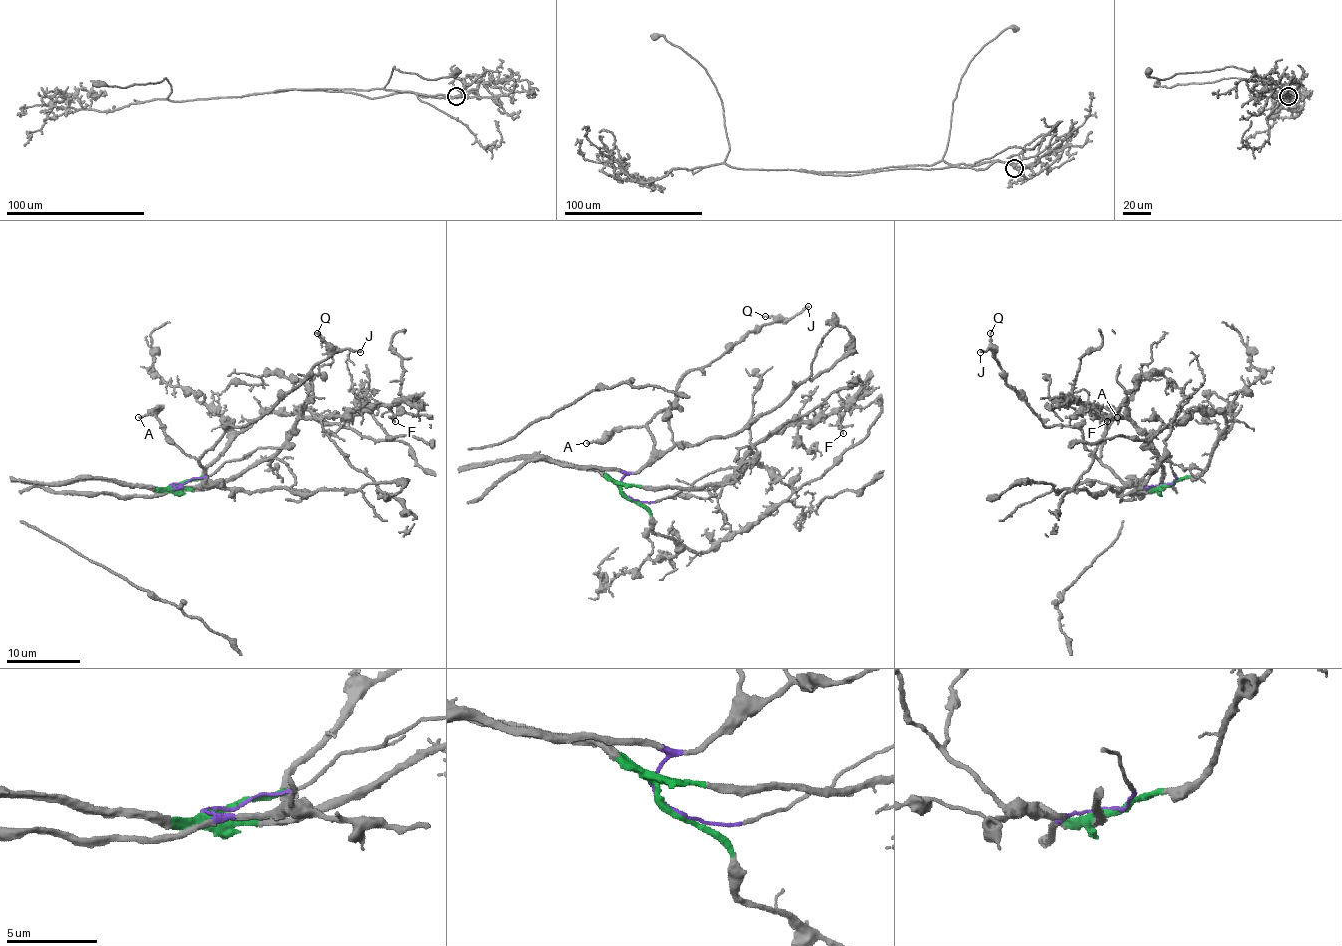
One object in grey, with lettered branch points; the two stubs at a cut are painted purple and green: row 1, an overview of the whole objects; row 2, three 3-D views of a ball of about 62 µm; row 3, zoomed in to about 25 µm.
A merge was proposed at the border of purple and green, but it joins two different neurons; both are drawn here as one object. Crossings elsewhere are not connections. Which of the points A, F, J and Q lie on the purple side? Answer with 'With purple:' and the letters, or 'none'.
With purple: A, J, Q

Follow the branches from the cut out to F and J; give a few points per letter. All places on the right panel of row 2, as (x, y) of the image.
F: (1170, 483), (1159, 487), (1159, 452), (1135, 426), (1124, 417), (1101, 417), (1088, 406), (1108, 421)
J: (1170, 483), (1121, 482), (1086, 447), (1078, 428), (1042, 423), (1007, 382), (1007, 373), (990, 349), (979, 351)

